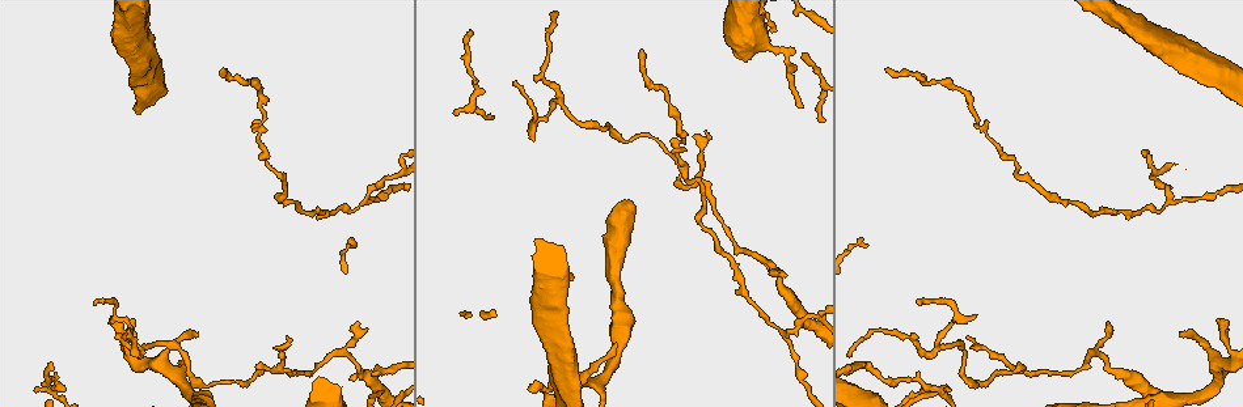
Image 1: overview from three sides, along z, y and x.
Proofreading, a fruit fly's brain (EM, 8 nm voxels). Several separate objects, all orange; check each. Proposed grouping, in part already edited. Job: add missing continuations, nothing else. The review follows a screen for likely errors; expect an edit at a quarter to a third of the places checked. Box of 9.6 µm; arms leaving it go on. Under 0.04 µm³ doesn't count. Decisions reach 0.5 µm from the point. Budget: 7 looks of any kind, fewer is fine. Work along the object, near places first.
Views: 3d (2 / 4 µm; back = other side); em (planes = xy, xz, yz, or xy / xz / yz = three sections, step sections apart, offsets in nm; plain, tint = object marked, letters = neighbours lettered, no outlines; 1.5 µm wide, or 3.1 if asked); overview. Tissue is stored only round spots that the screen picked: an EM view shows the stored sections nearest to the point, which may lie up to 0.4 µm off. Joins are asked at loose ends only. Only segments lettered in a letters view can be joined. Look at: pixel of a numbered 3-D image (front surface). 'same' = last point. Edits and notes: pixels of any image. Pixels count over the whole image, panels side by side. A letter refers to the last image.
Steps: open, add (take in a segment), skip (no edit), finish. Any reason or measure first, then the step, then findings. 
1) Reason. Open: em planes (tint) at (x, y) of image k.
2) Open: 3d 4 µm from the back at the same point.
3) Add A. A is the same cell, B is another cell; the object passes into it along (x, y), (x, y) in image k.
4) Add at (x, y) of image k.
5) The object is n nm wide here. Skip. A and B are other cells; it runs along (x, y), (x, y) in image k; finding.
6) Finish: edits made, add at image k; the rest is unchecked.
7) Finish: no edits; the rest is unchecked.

Tapers out. Open: 3d 2 µm from the back at (198, 334) of image 1.

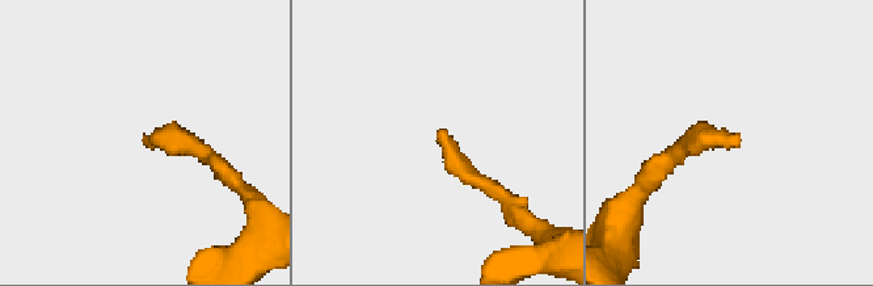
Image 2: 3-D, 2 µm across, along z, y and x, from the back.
Now the EM. Open: em xz step 8 (tint) at (439, 131) of image 2.

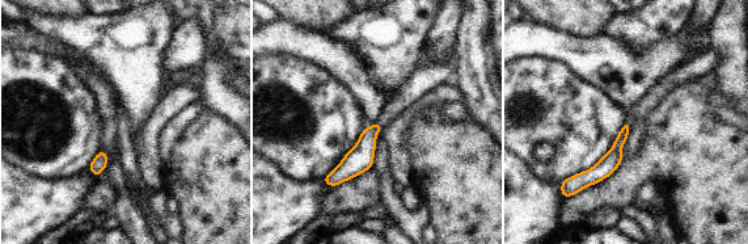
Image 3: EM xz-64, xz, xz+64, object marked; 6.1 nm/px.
Another direction. Open: em planes (letters) at the same point.

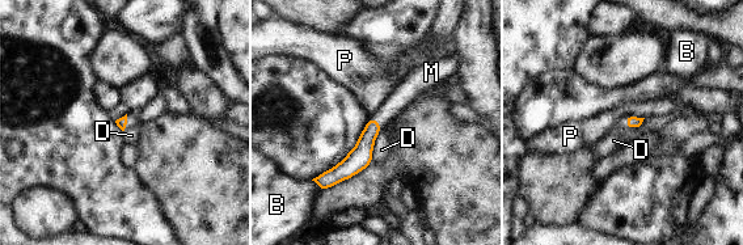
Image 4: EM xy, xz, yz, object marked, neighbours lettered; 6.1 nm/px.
Add M. M is the same cell, B, D and P are other cells; the object passes into it along (359, 157), (379, 122), (405, 92) in image 4; the cell continues.

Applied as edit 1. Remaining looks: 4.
Thin end. Open: 3d 4 µm at (776, 269) of image 1.

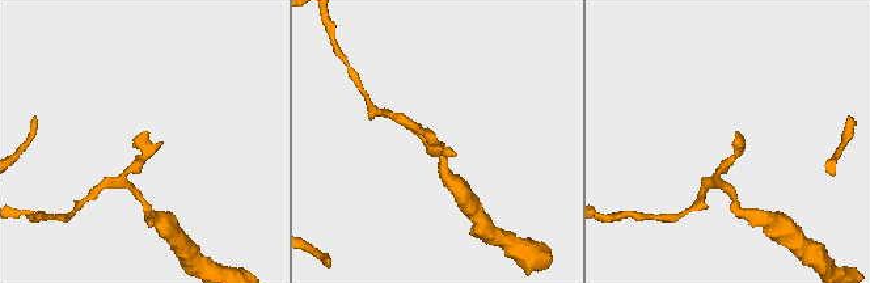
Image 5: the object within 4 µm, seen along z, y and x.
Open: em planes (tint) at (437, 149) of image 5.

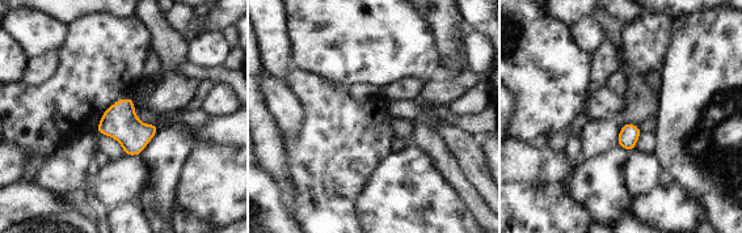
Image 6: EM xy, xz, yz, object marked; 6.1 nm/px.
Open: em planes (letters) at the same point.

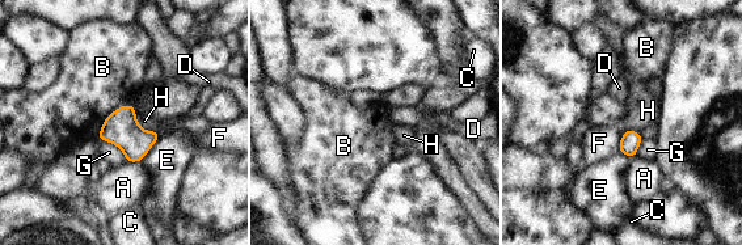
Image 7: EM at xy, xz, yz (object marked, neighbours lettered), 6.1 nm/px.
The object is 120 nm wide here. Skip. A, B, C, D, E, F, G and H are other cells; none of them fits.

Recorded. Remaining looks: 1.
Finish: edits made, add at image 4; the rest is unchecked.

